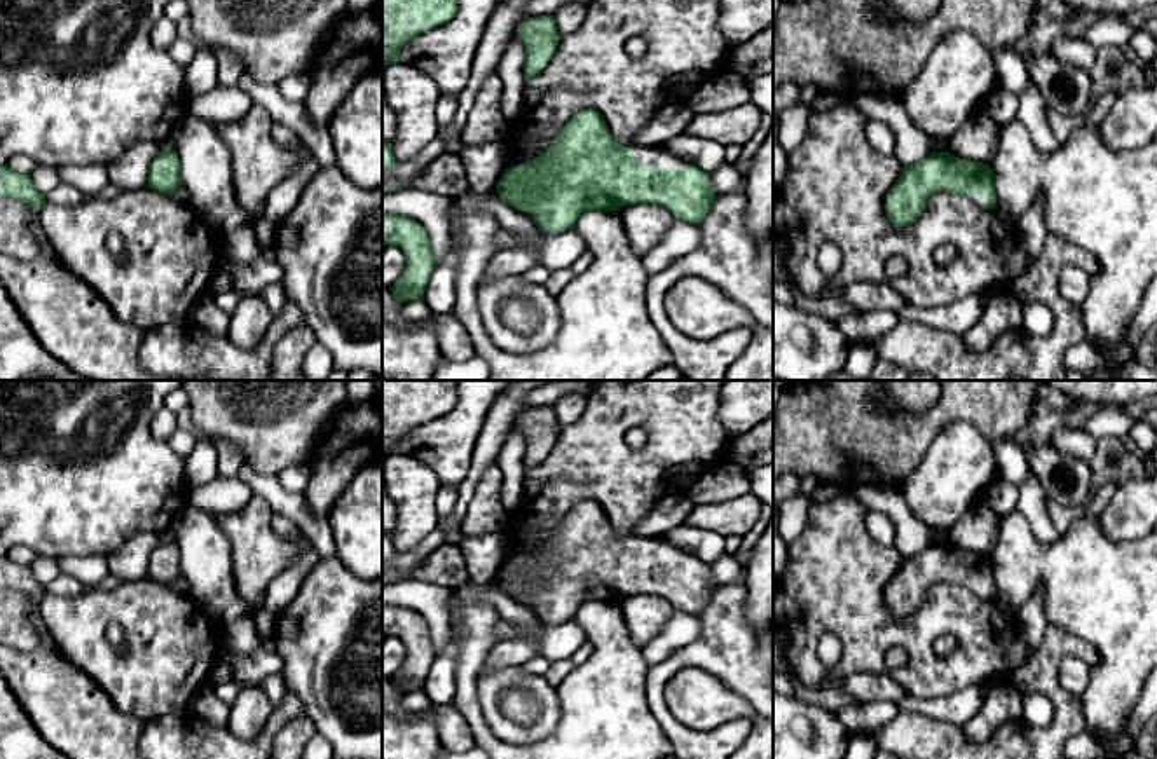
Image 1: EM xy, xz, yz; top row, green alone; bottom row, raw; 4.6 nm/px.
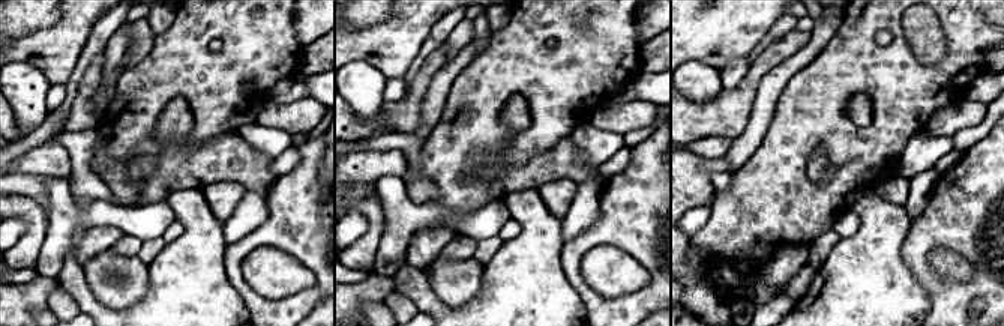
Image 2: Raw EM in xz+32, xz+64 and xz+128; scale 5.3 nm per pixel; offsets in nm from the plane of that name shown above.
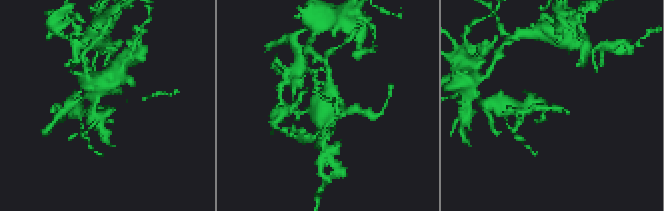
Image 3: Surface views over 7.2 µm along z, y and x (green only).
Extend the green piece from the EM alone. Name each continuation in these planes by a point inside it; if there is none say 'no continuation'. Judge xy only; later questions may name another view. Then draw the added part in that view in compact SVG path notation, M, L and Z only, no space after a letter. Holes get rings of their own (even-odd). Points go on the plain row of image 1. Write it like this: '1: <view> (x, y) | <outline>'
no continuation

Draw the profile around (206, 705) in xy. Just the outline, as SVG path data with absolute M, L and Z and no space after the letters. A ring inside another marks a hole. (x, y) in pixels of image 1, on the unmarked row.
M204 684L190 701L188 714L194 714L211 726L227 728L230 707L223 703L211 684Z

